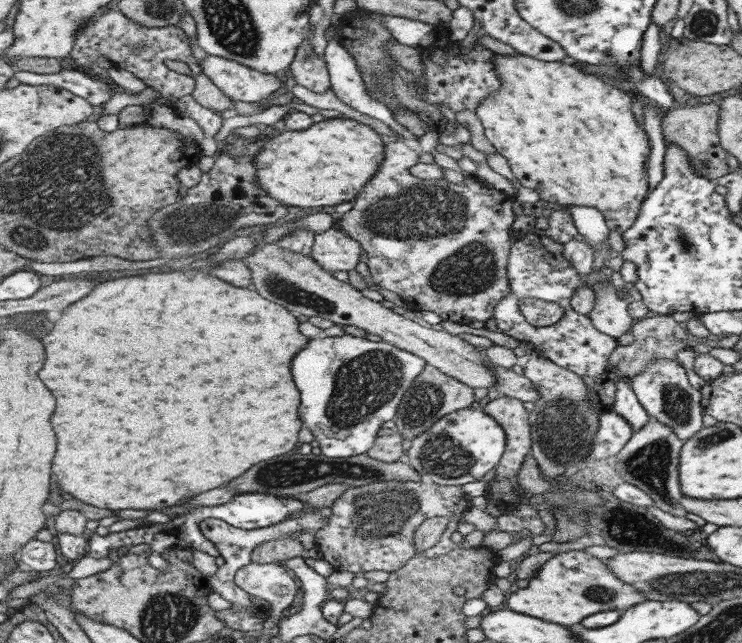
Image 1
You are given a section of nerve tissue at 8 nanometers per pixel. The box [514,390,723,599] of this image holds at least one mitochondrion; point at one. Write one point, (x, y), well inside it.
(564, 432)

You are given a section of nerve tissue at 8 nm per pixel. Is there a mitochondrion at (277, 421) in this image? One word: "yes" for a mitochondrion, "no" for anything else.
no

